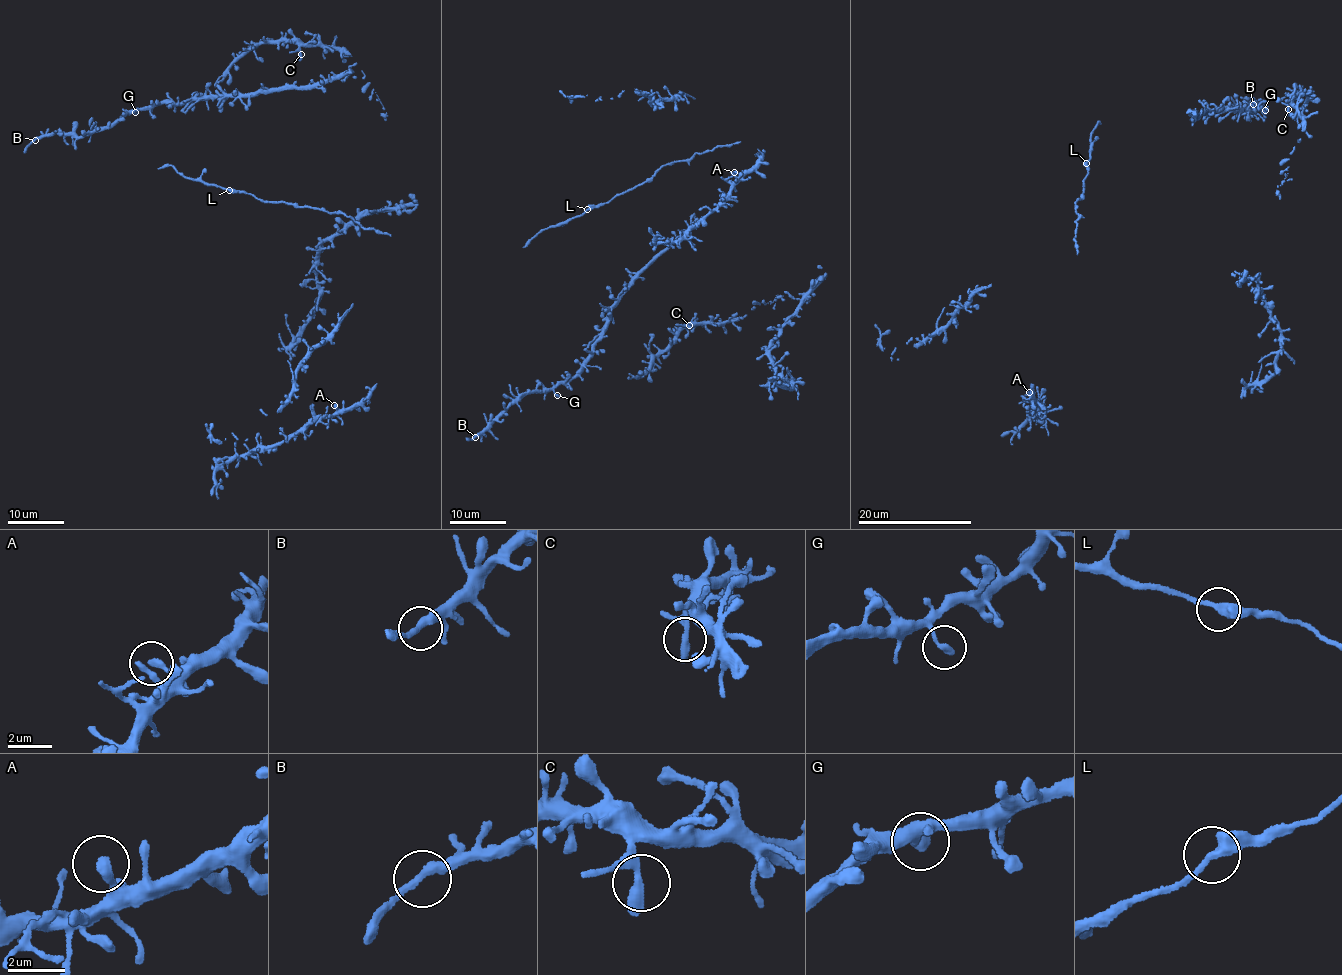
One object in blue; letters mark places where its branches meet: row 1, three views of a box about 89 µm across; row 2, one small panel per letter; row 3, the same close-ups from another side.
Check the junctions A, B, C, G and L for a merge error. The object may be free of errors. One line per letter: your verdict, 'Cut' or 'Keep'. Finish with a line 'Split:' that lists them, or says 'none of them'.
A: Keep
B: Keep
C: Keep
G: Keep
L: Keep
Split: none of them

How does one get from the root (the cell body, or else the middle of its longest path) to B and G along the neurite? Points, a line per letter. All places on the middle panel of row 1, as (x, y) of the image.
B: (599, 303), (609, 311), (609, 322), (575, 376), (552, 387), (512, 399), (475, 437)
G: (599, 303), (609, 311), (609, 322), (575, 376), (555, 385), (553, 390), (557, 395)

